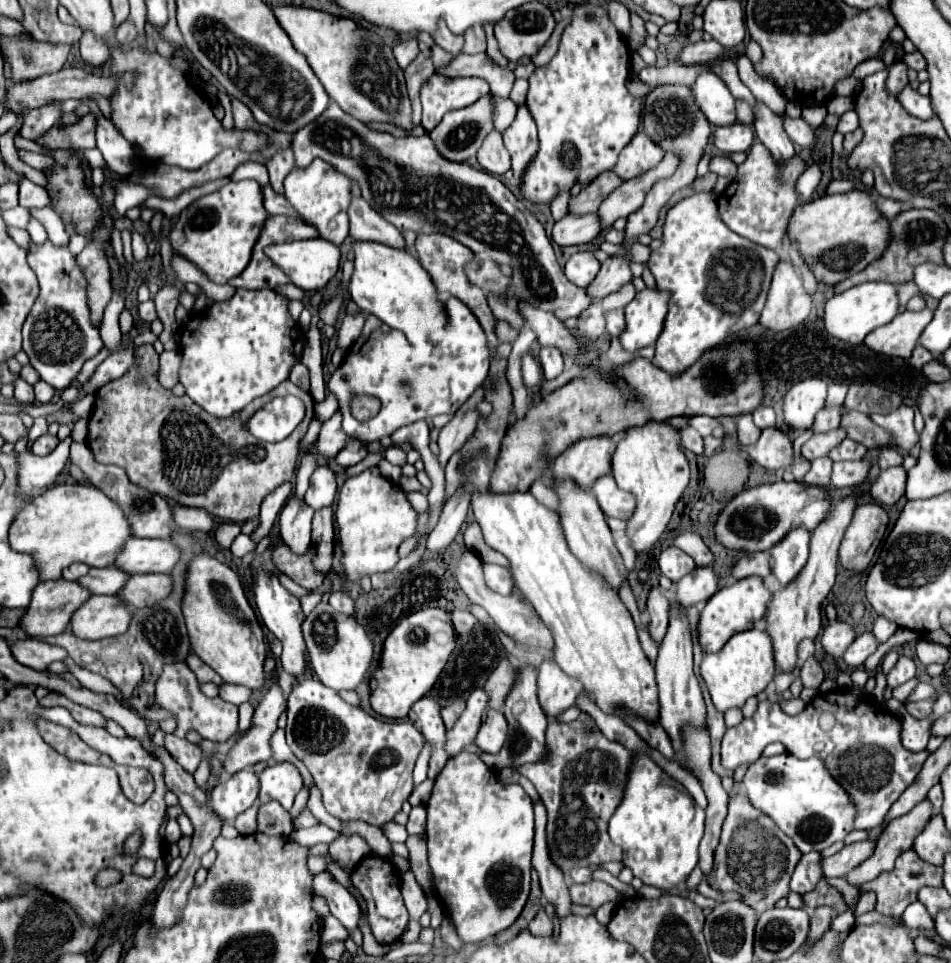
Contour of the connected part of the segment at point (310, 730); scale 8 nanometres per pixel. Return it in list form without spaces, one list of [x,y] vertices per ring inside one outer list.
[[[302,679],[288,697],[288,725],[286,741],[292,753],[308,767],[316,787],[322,793],[322,803],[330,815],[340,821],[360,819],[380,827],[394,819],[402,809],[404,799],[412,793],[412,769],[418,753],[424,747],[424,735],[412,721],[380,721],[356,705],[346,703],[330,687],[324,687],[318,679]]]

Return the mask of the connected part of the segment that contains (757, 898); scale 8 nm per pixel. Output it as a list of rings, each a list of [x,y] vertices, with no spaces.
[[[736,793],[728,799],[728,815],[722,825],[720,843],[714,851],[714,867],[708,873],[706,881],[710,887],[720,891],[742,893],[742,901],[762,913],[790,893],[790,875],[800,857],[802,853],[776,827],[776,823],[772,823],[768,815],[752,807],[746,793]]]

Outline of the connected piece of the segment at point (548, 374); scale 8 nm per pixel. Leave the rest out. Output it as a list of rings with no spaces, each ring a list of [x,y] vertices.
[[[542,347],[538,353],[538,363],[542,367],[542,373],[546,379],[554,379],[564,371],[564,359],[562,353],[554,347]]]

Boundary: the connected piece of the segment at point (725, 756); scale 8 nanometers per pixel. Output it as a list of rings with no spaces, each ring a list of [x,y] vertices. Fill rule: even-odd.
[[[850,689],[818,693],[796,717],[782,713],[778,703],[762,701],[750,719],[744,719],[740,725],[726,731],[722,741],[722,765],[726,769],[736,769],[742,763],[754,763],[764,747],[774,741],[780,741],[794,757],[802,759],[818,755],[826,761],[828,771],[858,805],[854,821],[856,829],[874,829],[882,825],[892,803],[916,779],[928,757],[928,749],[912,753],[902,747],[900,719],[882,711],[876,701],[868,701],[864,695],[854,695]],[[822,713],[832,713],[834,725],[822,727]]]

